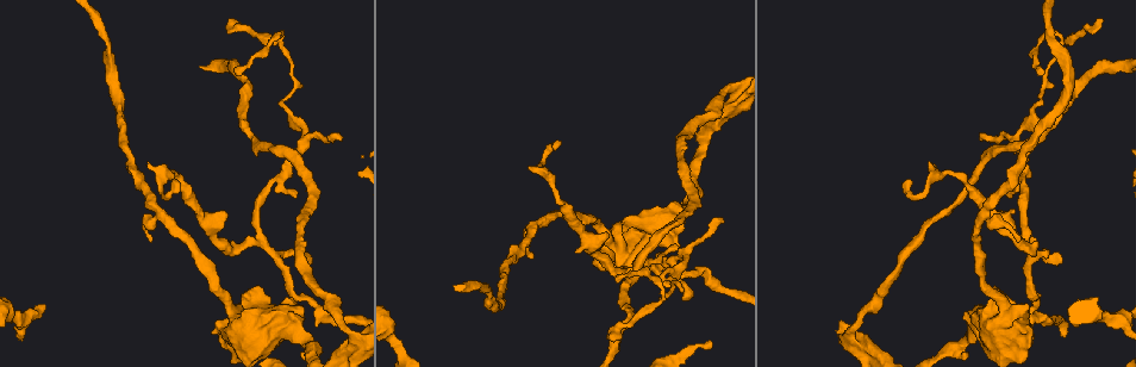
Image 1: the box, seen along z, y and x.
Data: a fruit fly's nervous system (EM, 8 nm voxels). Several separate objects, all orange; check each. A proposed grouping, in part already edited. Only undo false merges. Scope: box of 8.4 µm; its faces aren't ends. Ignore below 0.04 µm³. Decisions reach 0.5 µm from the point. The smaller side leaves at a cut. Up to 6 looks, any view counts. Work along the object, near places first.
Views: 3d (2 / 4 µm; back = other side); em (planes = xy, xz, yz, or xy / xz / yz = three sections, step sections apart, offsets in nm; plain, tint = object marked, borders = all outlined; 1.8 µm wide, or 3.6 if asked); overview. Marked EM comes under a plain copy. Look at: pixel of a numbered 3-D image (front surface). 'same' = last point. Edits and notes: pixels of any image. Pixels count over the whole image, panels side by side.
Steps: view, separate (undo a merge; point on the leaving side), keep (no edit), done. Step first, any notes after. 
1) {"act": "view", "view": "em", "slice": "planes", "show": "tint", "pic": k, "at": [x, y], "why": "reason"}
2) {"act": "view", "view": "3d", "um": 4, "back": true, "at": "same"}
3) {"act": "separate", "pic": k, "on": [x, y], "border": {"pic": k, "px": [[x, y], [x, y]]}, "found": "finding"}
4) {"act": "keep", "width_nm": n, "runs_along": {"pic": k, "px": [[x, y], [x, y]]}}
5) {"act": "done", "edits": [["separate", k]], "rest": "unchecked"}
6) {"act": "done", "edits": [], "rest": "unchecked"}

{"act": "view", "view": "em", "slice": "planes", "show": "tint", "pic": 1, "at": [21, 318], "why": "thick turns thin"}

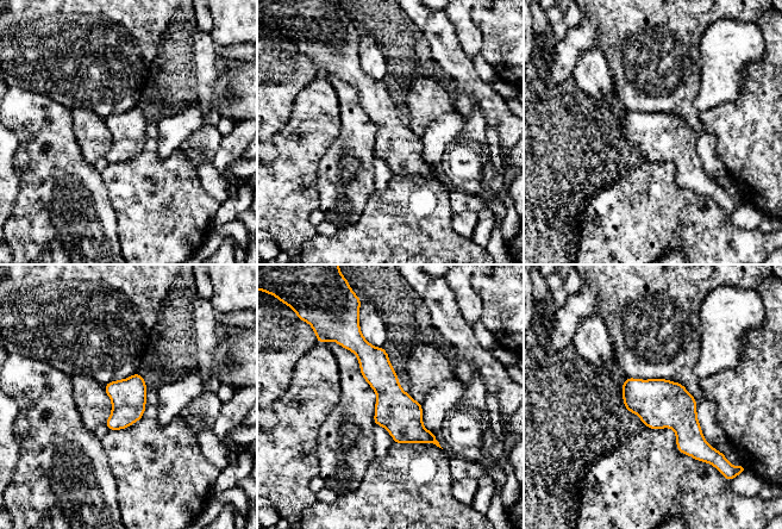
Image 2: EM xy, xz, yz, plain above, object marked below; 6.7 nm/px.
{"act": "keep", "width_nm": 240, "found": "continuous, no second neuron"}

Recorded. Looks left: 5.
{"act": "view", "view": "em", "slice": "yz", "step": 4, "show": "tint", "pic": 1, "at": [1020, 330], "why": "thick turns thin"}

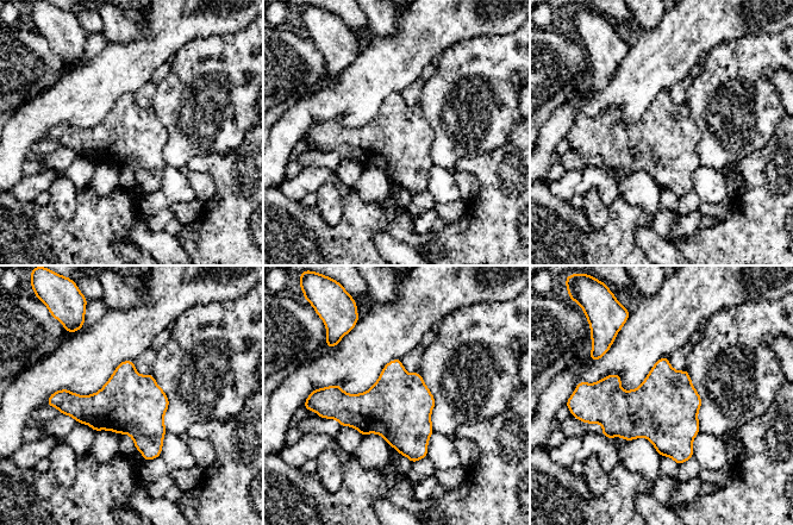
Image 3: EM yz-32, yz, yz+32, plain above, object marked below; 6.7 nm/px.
{"act": "view", "view": "em", "slice": "planes", "show": "tint", "at": "same", "why": "cut it another way"}

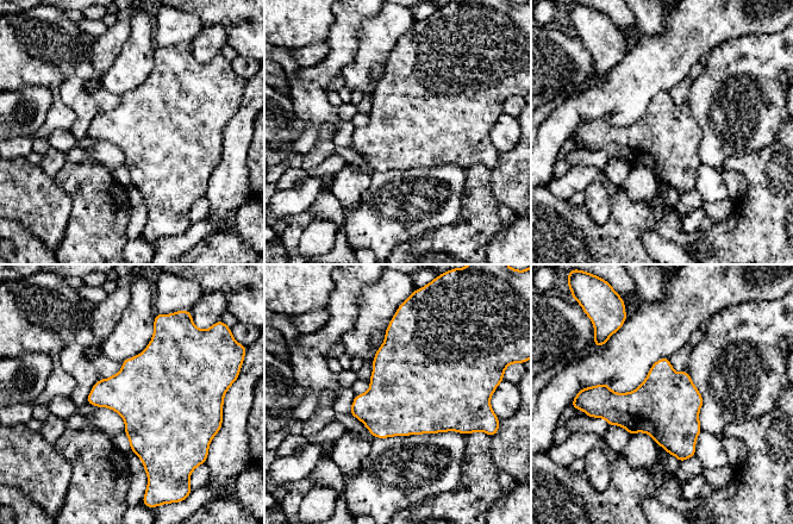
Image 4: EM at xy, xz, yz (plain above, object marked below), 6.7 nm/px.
{"act": "keep", "width_nm": 460, "found": "one neuron here"}

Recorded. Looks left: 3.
{"act": "view", "view": "em", "slice": "planes", "show": "tint", "pic": 1, "at": [568, 214]}

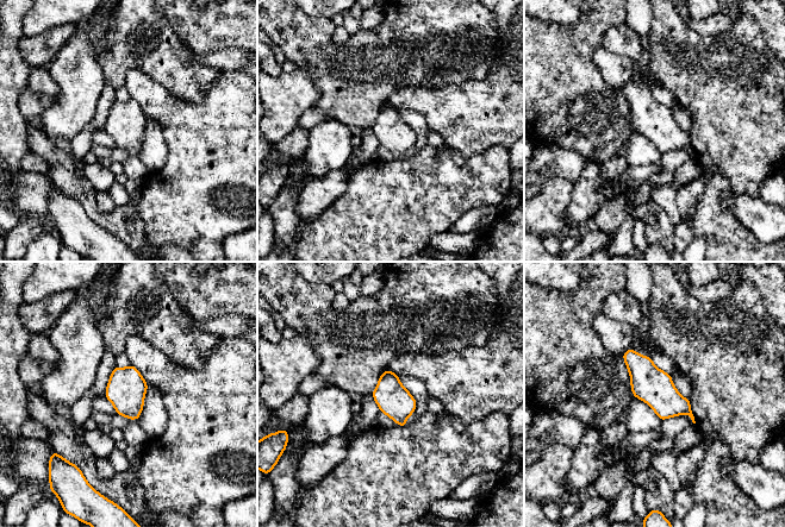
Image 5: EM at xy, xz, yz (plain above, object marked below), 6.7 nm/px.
{"act": "keep", "found": "one neuron here"}

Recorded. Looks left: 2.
{"act": "done", "edits": [], "rest": "unchecked"}

